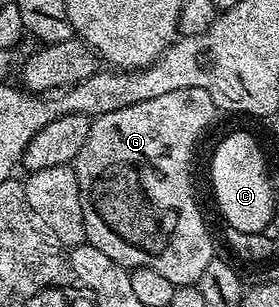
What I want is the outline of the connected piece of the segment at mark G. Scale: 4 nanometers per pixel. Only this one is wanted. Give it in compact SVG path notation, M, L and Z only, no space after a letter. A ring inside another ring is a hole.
M178 88L178 92L166 92L166 96L154 96L154 100L142 100L142 104L130 104L126 108L97 114L92 118L90 136L86 138L86 144L82 144L82 152L78 152L74 163L78 188L82 196L82 216L86 224L84 237L87 245L99 248L120 266L154 268L154 272L166 276L166 280L170 280L170 284L175 286L195 286L199 283L202 272L206 272L206 264L210 264L210 260L214 257L214 250L212 250L212 234L204 223L204 214L196 203L196 190L192 187L192 157L196 154L196 145L199 144L204 129L211 124L215 114L218 114L218 107L212 101L210 92L202 88Z

